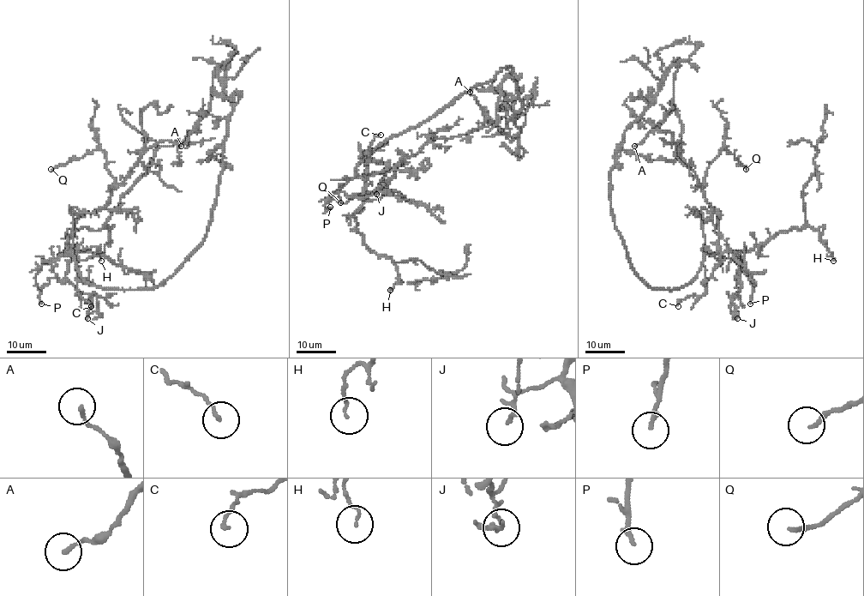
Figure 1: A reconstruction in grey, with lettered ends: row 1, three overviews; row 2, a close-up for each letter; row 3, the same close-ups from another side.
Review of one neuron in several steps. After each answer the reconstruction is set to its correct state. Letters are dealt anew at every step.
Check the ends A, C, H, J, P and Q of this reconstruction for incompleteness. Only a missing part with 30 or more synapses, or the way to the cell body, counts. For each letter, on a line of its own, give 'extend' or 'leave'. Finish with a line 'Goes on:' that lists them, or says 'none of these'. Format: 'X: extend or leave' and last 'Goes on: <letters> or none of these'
A: leave
C: leave
H: leave
J: leave
P: leave
Q: leave
Goes on: none of these

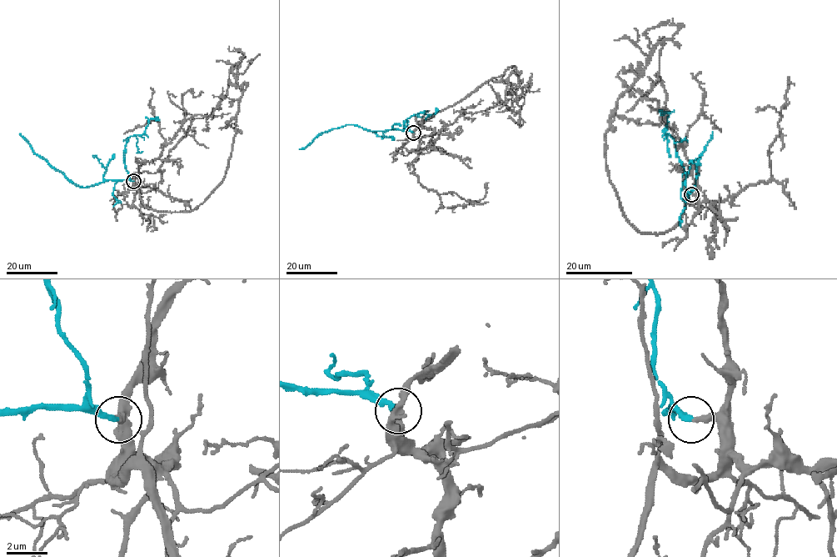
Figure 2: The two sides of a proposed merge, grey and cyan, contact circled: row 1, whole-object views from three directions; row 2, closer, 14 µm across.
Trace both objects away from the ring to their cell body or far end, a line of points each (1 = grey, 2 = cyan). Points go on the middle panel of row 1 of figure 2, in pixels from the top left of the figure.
1: (413, 132), (414, 137), (414, 130), (427, 117), (455, 105), (509, 67), (515, 67), (519, 85), (491, 81)
2: (413, 132), (392, 128), (371, 131), (351, 125), (341, 126), (320, 134), (300, 149)

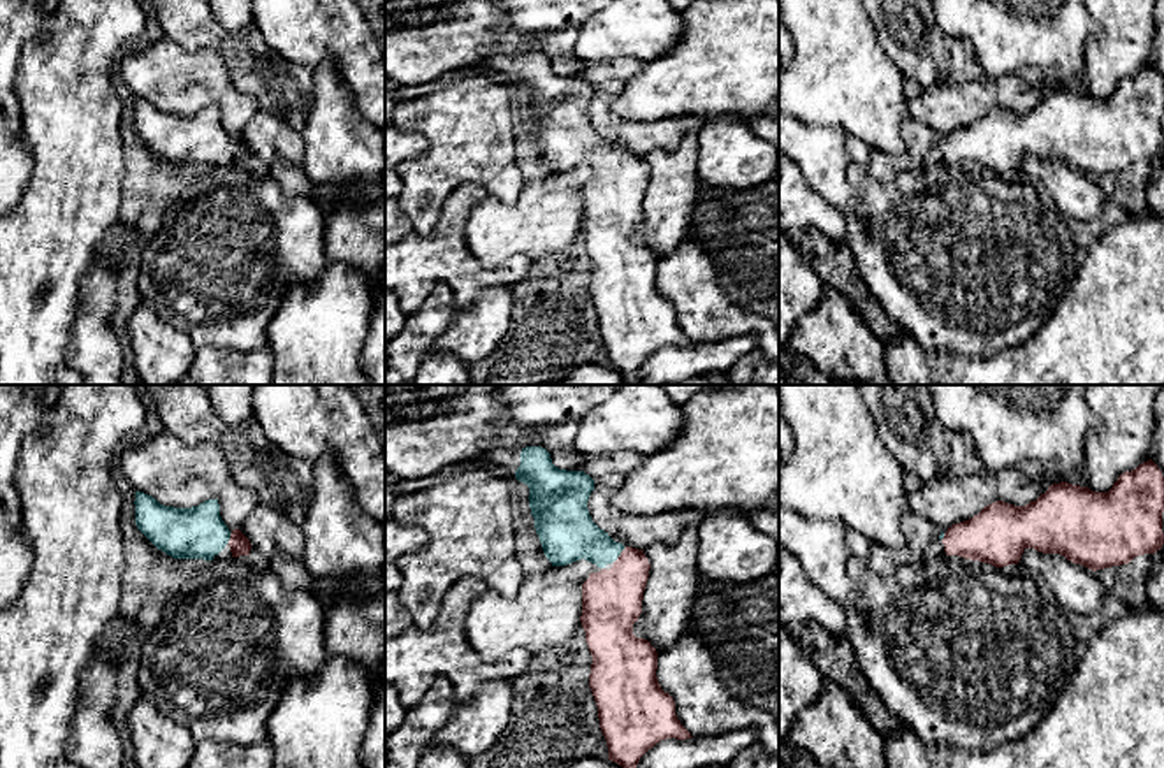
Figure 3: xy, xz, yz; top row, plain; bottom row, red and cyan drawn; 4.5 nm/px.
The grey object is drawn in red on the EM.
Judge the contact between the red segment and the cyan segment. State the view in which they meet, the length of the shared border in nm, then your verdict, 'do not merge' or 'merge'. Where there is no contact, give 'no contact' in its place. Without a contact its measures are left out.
meets red in xz; contact 80 nm long; merge

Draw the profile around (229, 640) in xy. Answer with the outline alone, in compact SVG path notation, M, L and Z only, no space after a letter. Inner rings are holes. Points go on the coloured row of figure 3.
M239 555L188 578L164 605L158 626L141 647L137 682L142 698L169 719L185 726L199 743L204 740L255 745L267 740L266 722L278 706L292 675L311 680L325 663L324 603L309 594L290 594L278 575L253 555Z

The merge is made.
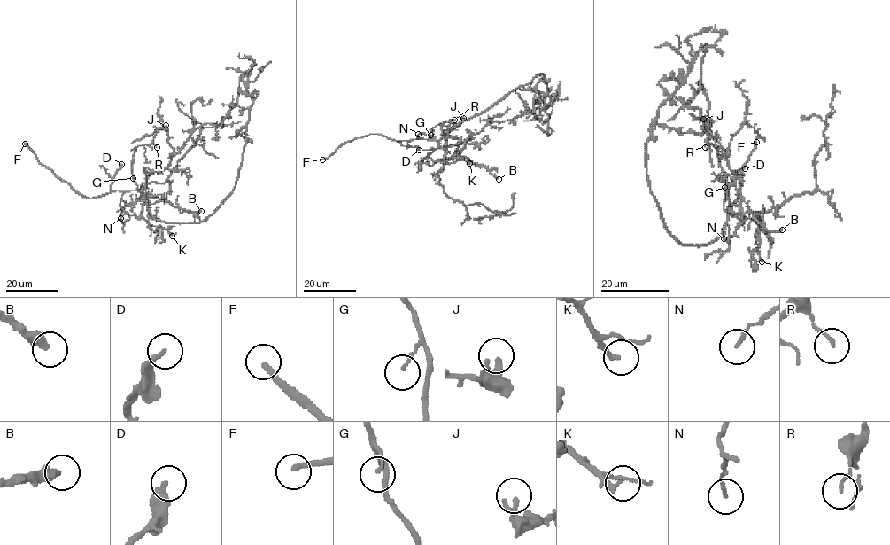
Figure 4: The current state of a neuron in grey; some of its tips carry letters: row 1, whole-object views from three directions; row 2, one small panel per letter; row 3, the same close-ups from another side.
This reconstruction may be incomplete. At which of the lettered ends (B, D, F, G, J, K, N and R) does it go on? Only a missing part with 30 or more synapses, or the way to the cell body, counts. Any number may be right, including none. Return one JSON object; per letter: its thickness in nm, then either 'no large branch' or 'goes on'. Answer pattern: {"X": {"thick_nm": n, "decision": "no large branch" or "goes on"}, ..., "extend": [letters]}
{"B": {"thick_nm": 400, "decision": "goes on"}, "D": {"thick_nm": 240, "decision": "no large branch"}, "F": {"thick_nm": 240, "decision": "no large branch"}, "G": {"thick_nm": 110, "decision": "no large branch"}, "J": {"thick_nm": 200, "decision": "no large branch"}, "K": {"thick_nm": 180, "decision": "goes on"}, "N": {"thick_nm": 130, "decision": "no large branch"}, "R": {"thick_nm": 130, "decision": "no large branch"}, "extend": ["B", "K"]}

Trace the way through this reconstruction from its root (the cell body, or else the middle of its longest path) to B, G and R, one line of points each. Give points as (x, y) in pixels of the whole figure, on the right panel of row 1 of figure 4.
B: (718, 237), (725, 225), (727, 214), (740, 212), (762, 212), (754, 217), (765, 229), (782, 229)
G: (718, 237), (725, 225), (727, 214), (739, 212), (739, 206), (733, 205), (728, 198), (728, 184), (724, 187)
R: (718, 237), (727, 214), (737, 214), (739, 206), (728, 198), (727, 180), (717, 149), (708, 142), (705, 147)

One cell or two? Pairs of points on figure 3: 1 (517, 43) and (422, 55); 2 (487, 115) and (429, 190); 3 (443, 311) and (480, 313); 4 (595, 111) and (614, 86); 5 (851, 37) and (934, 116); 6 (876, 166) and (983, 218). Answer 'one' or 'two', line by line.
1: one
2: one
3: two
4: one
5: two
6: two

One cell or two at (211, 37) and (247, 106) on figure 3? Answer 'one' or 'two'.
two

